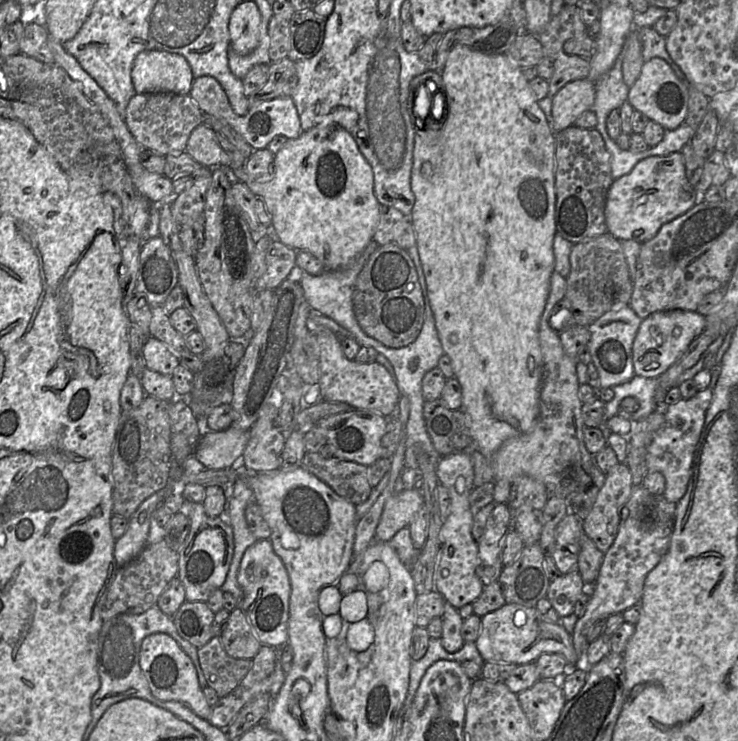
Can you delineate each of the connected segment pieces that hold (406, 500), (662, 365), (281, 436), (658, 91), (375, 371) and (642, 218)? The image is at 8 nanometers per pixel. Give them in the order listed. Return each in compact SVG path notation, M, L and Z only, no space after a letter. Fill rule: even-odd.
M403 489L391 495L385 502L375 539L390 541L400 529L408 527L423 504L422 491L417 489Z
M669 310L655 312L641 321L632 346L635 375L658 378L668 370L688 349L706 325L706 317L696 311Z
M275 388L268 404L249 430L249 442L244 450L241 465L248 472L280 469L286 434L276 426L283 403L283 394Z
M659 57L643 63L640 74L629 87L627 101L630 105L661 125L664 130L674 130L685 123L688 103L688 83L677 78L670 65Z
M323 329L315 336L320 350L318 385L322 399L344 402L357 410L372 410L383 416L390 416L398 407L401 392L388 370L377 361L358 363L347 359L341 349L341 341L329 329Z
M680 152L647 157L637 162L629 173L611 183L604 207L607 232L618 240L633 240L642 244L653 238L663 224L684 214L696 203L696 195L686 178L685 165Z

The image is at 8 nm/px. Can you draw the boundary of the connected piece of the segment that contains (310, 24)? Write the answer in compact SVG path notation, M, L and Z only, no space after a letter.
M311 9L294 12L289 20L290 50L287 57L293 62L314 56L324 40L326 19Z

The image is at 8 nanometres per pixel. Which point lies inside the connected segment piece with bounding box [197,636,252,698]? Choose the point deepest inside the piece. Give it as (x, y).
(223, 673)

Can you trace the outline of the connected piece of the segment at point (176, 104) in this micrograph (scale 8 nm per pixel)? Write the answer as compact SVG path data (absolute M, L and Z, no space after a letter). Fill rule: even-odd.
M143 93L129 101L124 122L140 146L166 156L186 149L192 131L203 123L203 113L189 94Z

